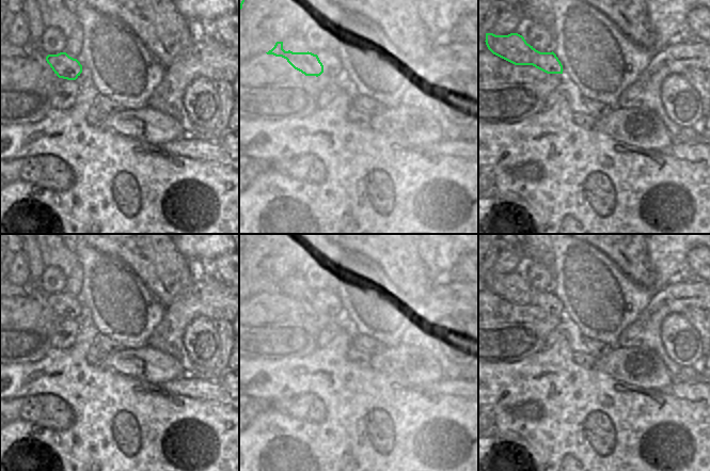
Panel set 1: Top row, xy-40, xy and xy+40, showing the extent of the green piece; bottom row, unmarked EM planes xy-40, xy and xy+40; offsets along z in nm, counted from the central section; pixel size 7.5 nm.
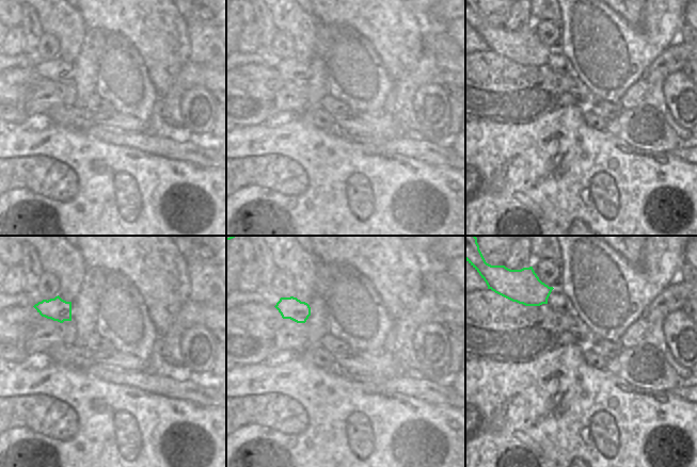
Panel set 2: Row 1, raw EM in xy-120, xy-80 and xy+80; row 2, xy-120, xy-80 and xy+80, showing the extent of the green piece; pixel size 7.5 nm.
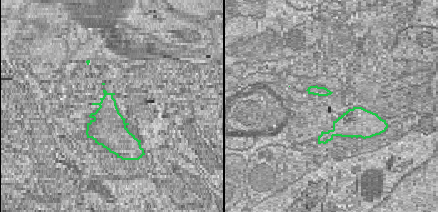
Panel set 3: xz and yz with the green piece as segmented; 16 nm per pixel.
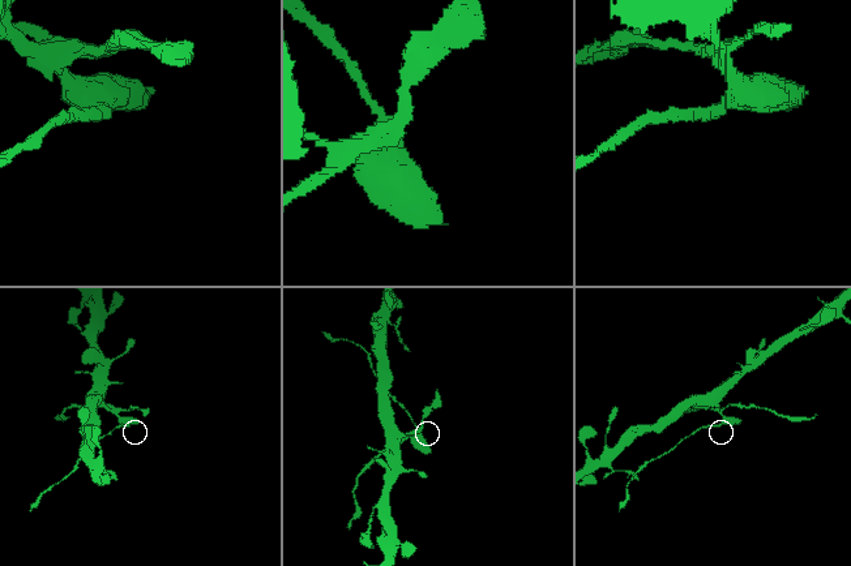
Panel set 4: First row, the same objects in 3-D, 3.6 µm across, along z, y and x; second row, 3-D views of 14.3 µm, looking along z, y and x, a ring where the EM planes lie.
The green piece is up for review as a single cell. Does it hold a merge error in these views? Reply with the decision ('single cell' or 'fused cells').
fused cells

